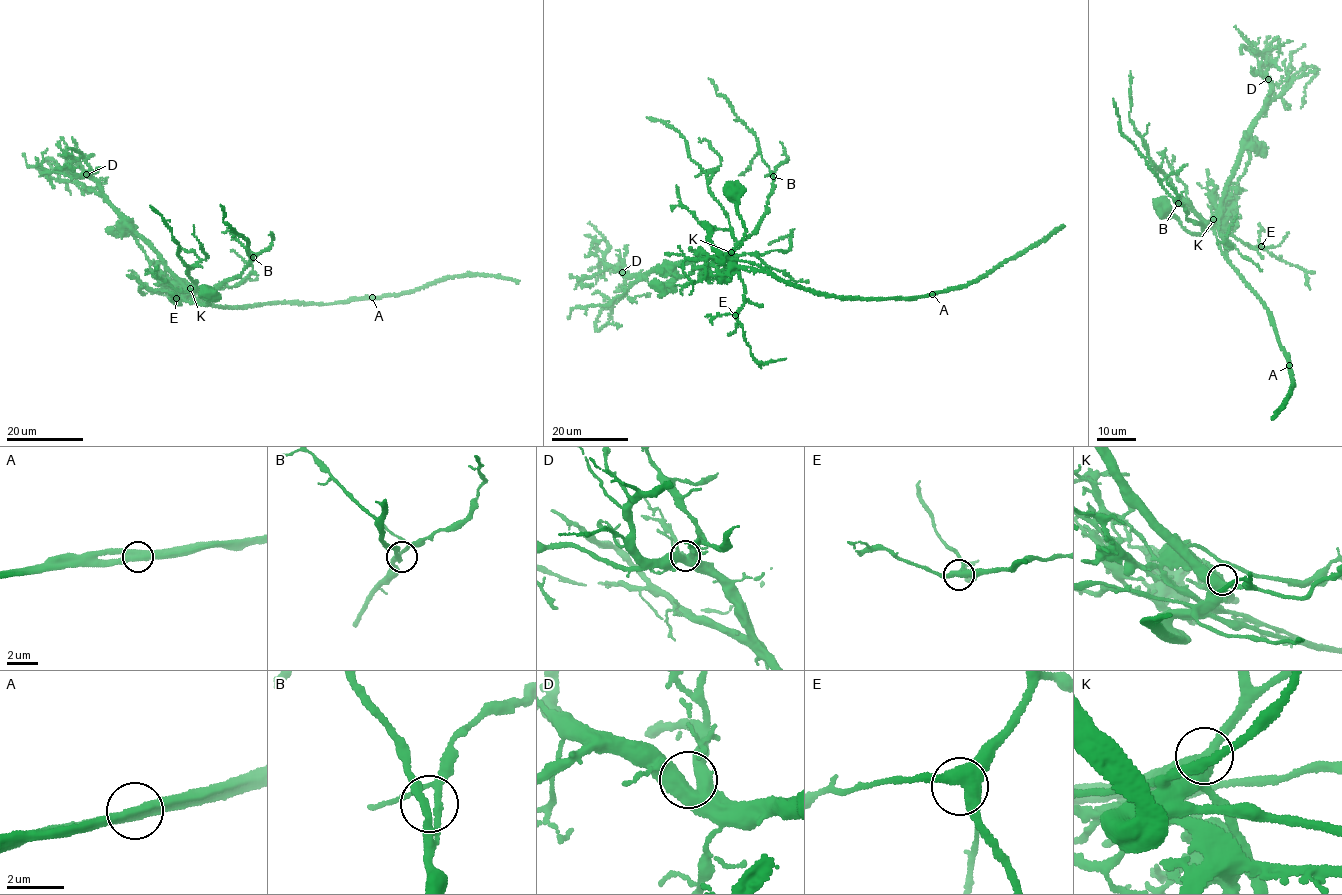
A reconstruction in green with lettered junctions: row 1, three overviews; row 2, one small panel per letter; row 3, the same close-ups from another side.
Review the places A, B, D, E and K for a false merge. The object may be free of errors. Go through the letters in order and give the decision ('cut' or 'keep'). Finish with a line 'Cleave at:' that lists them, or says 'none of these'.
A: cut
B: keep
D: keep
E: keep
K: keep
Cleave at: A

